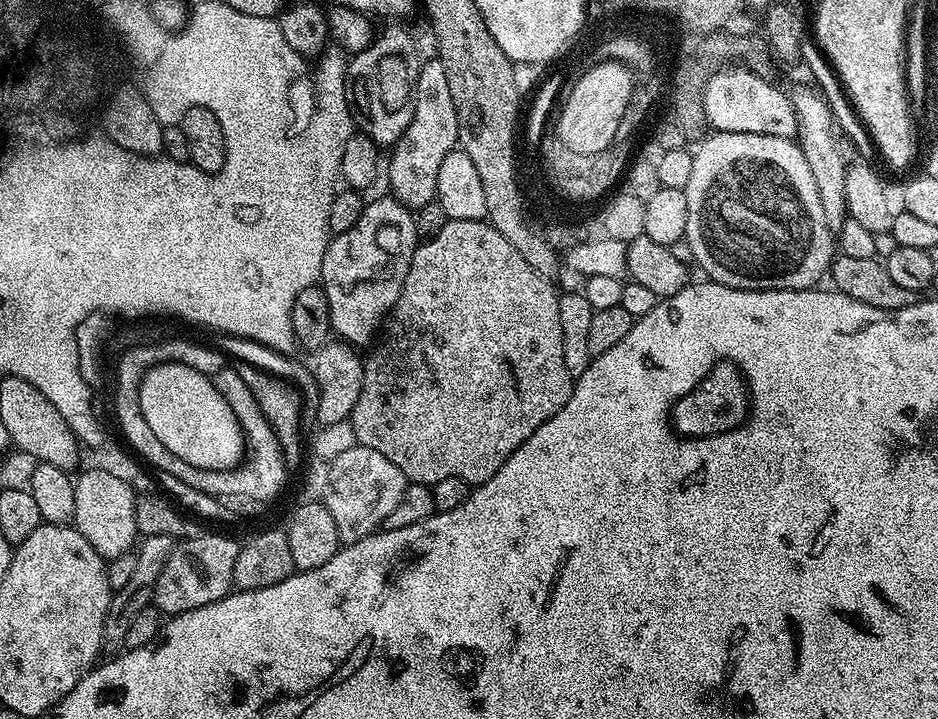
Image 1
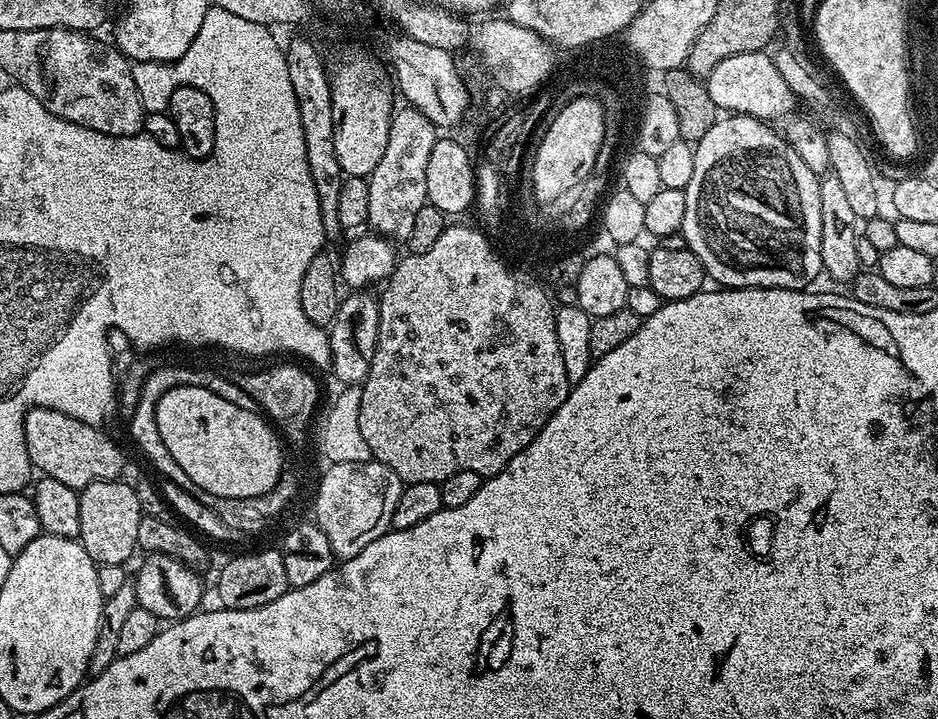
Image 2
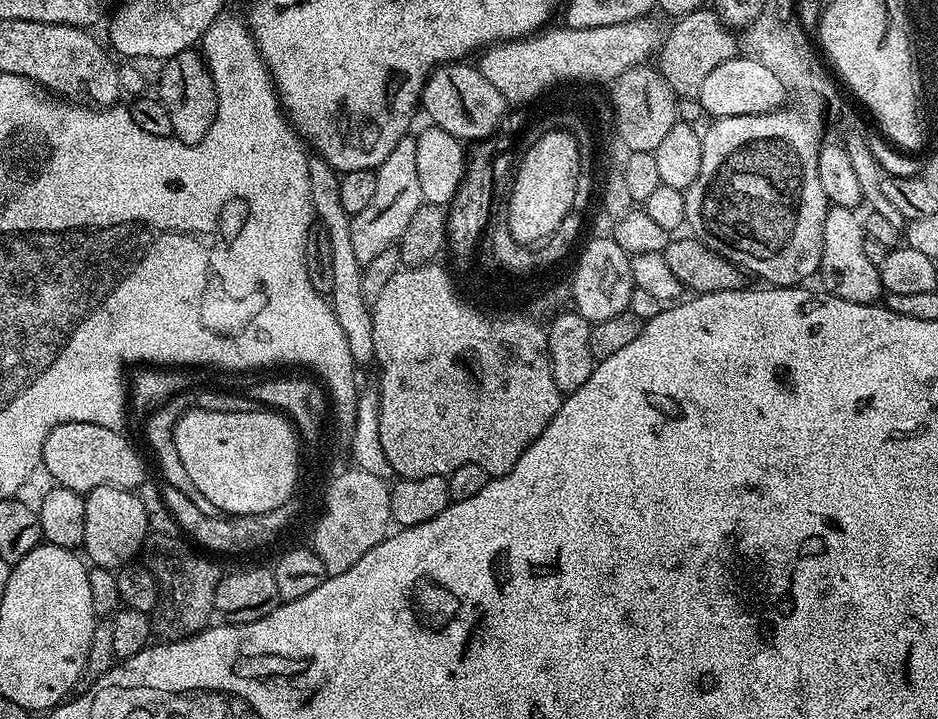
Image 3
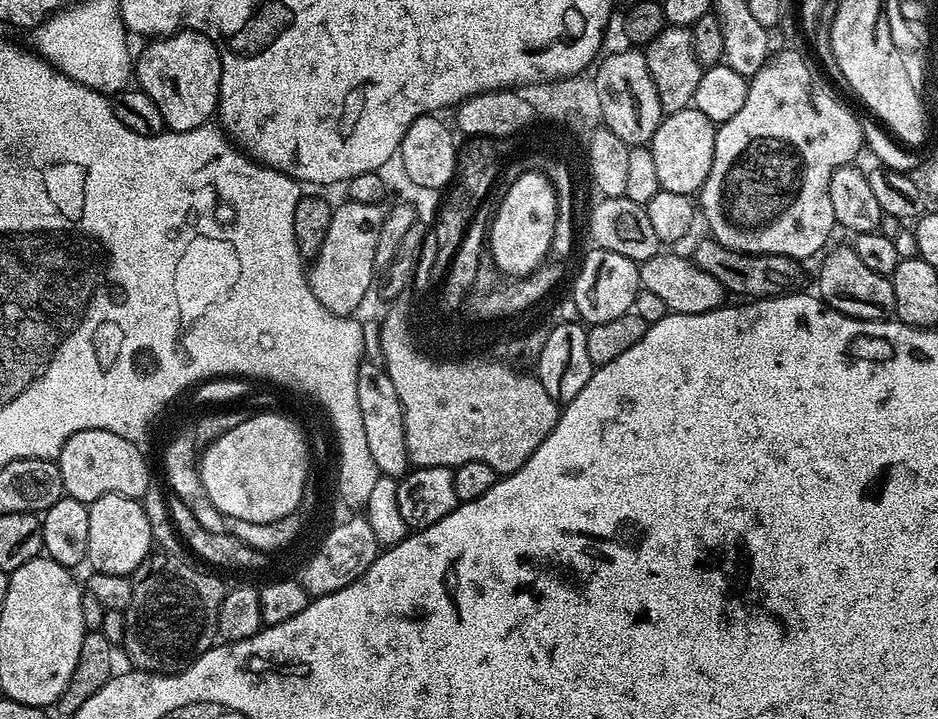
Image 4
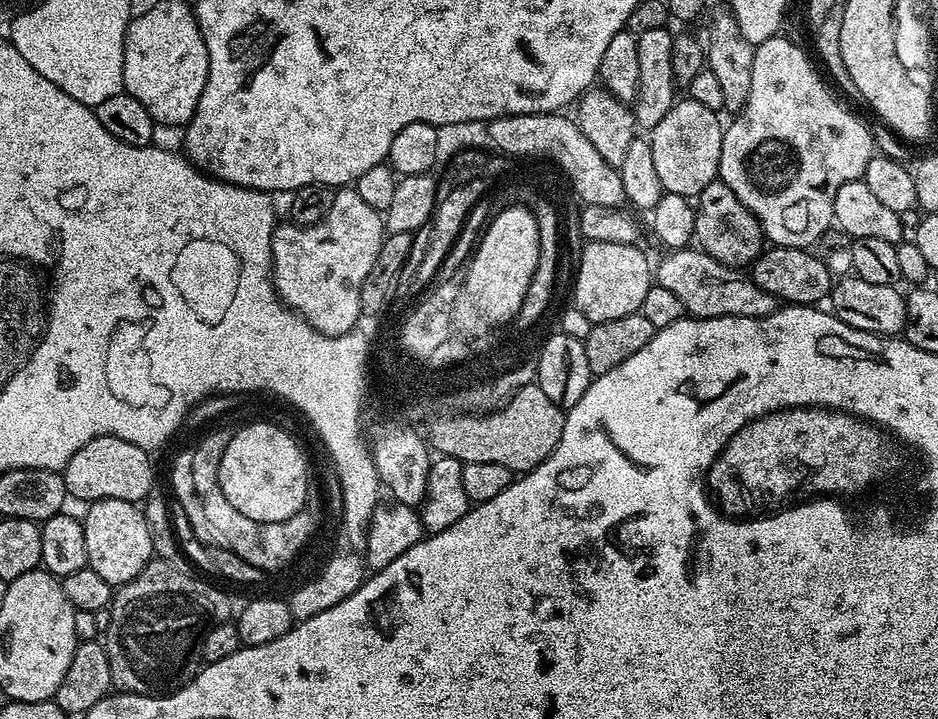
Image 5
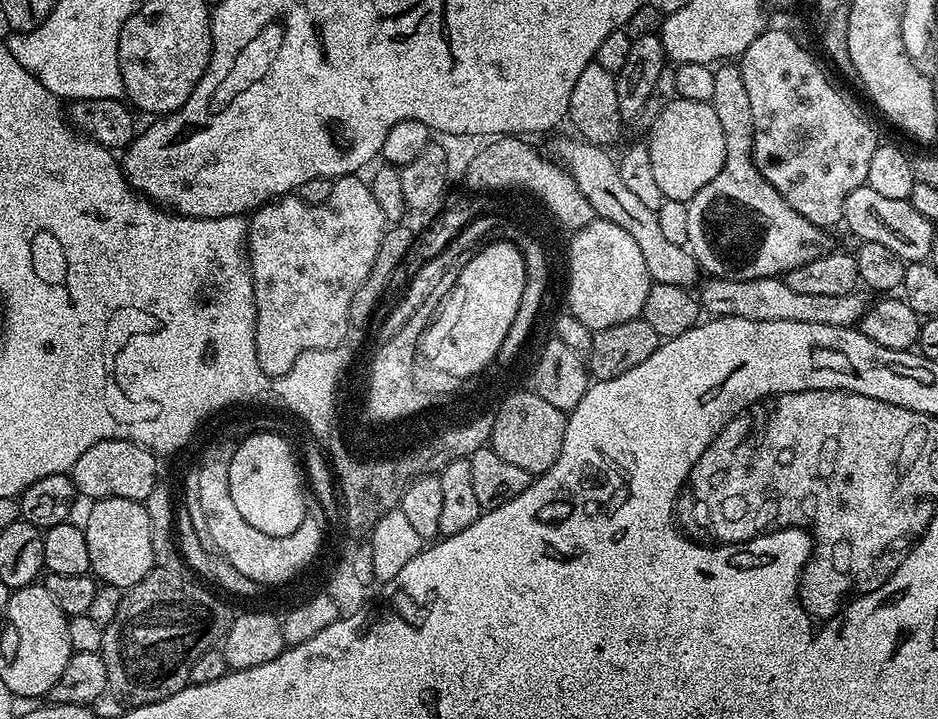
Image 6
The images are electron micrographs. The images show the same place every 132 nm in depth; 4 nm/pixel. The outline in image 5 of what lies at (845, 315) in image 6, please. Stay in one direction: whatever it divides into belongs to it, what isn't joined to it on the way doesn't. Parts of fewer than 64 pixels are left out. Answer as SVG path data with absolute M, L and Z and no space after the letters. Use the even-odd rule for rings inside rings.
M696 246L678 248L667 253L668 257L654 268L655 283L666 286L666 290L678 297L689 317L705 320L723 316L762 318L776 311L778 301L752 281L751 275L741 269L718 262L709 252Z

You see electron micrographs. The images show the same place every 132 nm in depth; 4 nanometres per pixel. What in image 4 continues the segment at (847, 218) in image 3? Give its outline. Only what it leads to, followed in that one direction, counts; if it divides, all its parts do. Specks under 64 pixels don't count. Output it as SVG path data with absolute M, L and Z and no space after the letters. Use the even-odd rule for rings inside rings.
M852 246L836 248L823 257L820 264L820 289L818 295L825 304L859 320L886 320L895 313L894 286L891 279L876 274L858 258Z

